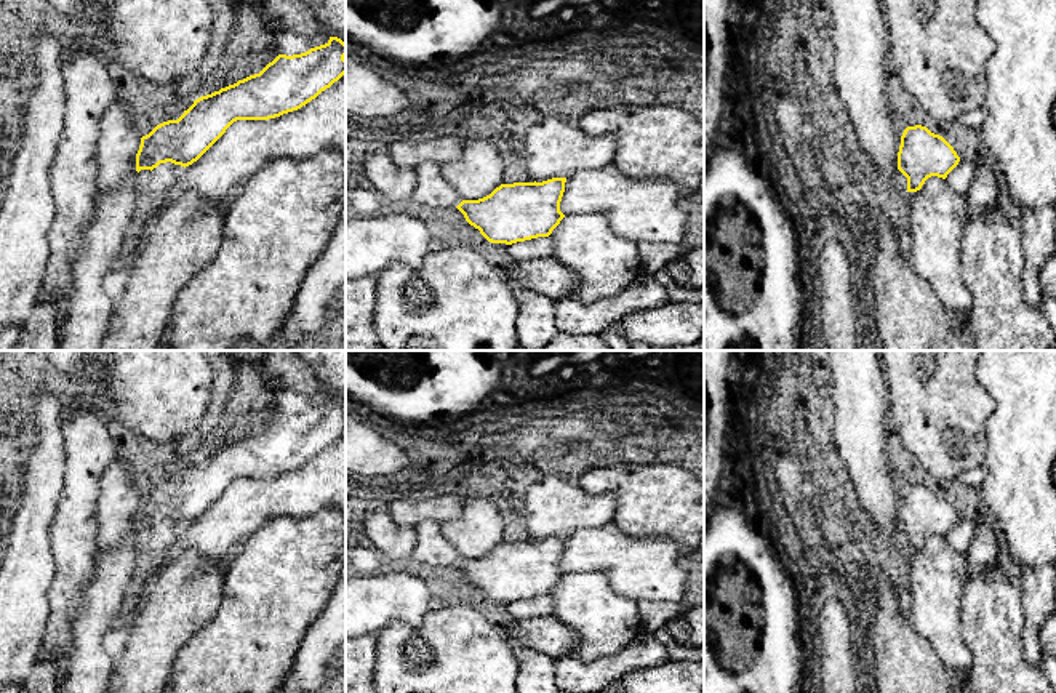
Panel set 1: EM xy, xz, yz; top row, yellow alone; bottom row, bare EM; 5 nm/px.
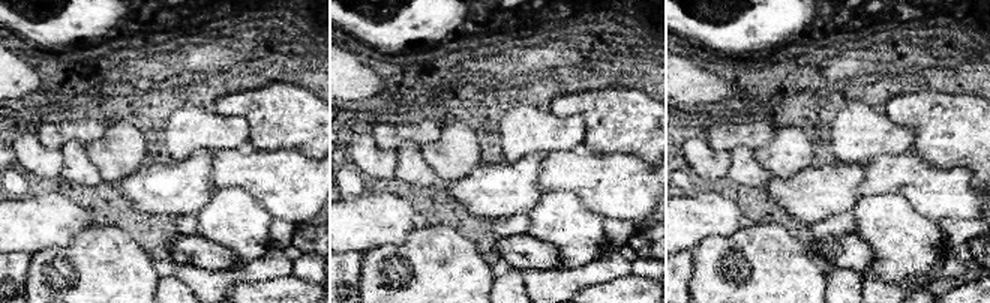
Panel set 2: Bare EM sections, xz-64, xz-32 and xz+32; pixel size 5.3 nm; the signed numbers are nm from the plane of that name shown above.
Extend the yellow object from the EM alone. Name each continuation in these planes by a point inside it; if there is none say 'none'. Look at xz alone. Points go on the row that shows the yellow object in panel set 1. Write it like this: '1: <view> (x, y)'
none

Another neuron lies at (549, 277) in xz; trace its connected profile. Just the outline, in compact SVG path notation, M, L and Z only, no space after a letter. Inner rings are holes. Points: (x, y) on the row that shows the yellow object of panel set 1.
M554 258L518 261L509 282L522 293L538 293L550 299L565 298L579 286L578 274Z

